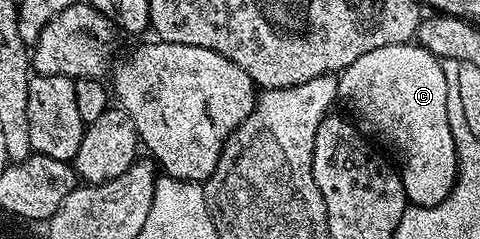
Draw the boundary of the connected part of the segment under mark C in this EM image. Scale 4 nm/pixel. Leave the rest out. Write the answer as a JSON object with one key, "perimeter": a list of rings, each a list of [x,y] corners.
{"perimeter":[[[412,41],[382,45],[382,49],[362,53],[358,61],[339,72],[336,93],[341,100],[345,99],[352,106],[353,113],[357,115],[355,118],[365,128],[368,126],[386,146],[400,151],[398,170],[411,206],[433,207],[449,195],[456,183],[456,176],[460,173],[460,158],[456,156],[454,133],[446,117],[448,86],[446,73],[442,73],[441,60]]]}

